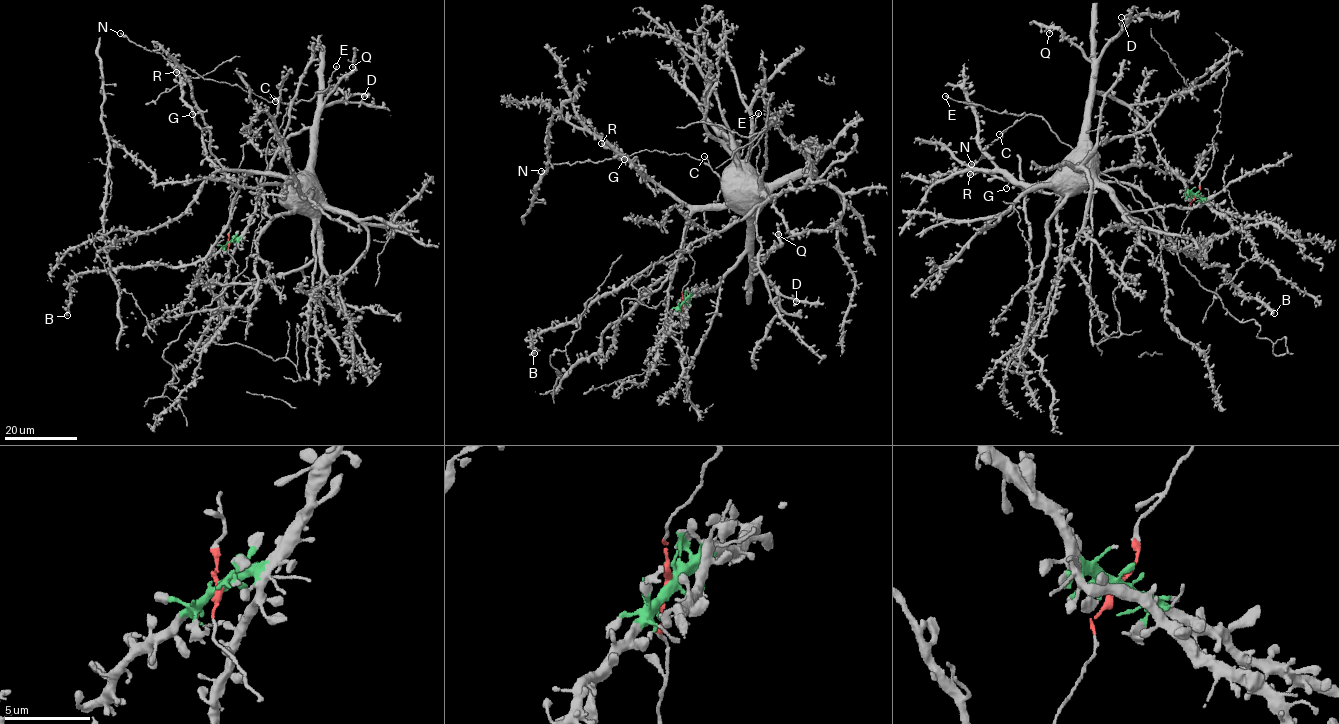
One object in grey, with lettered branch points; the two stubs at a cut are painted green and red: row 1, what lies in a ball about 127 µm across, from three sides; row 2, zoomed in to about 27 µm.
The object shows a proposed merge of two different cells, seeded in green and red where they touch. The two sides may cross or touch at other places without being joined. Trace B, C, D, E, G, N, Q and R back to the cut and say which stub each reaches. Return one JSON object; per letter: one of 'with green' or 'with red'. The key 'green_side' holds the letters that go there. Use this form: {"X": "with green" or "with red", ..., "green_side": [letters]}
{"B": "with green", "C": "with red", "D": "with green", "E": "with red", "G": "with green", "N": "with red", "Q": "with green", "R": "with green", "green_side": ["B", "D", "G", "Q", "R"]}

